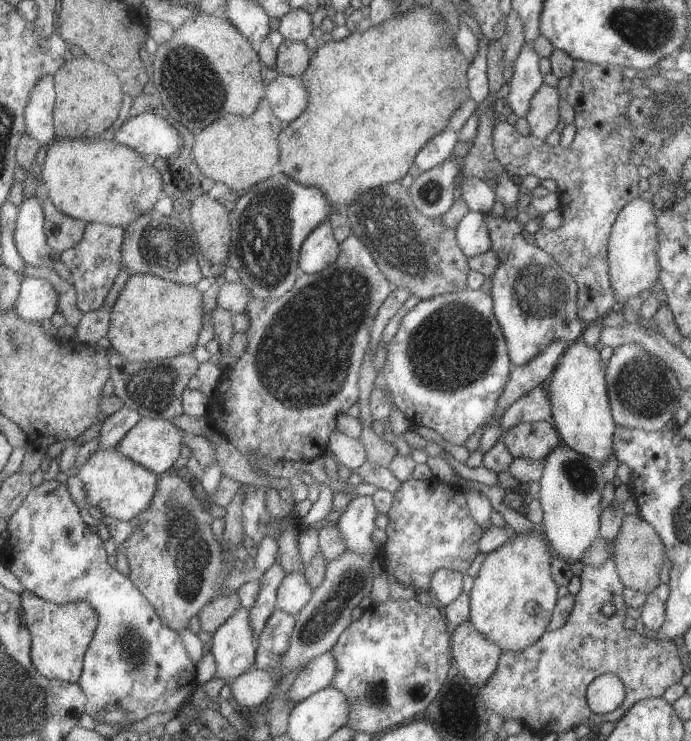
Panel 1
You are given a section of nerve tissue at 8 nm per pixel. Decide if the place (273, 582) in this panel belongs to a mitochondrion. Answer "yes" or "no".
no

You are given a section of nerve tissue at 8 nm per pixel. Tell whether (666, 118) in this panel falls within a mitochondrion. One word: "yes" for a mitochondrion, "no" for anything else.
yes

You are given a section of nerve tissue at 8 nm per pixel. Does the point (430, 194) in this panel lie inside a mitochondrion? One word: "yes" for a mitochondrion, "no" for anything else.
yes

